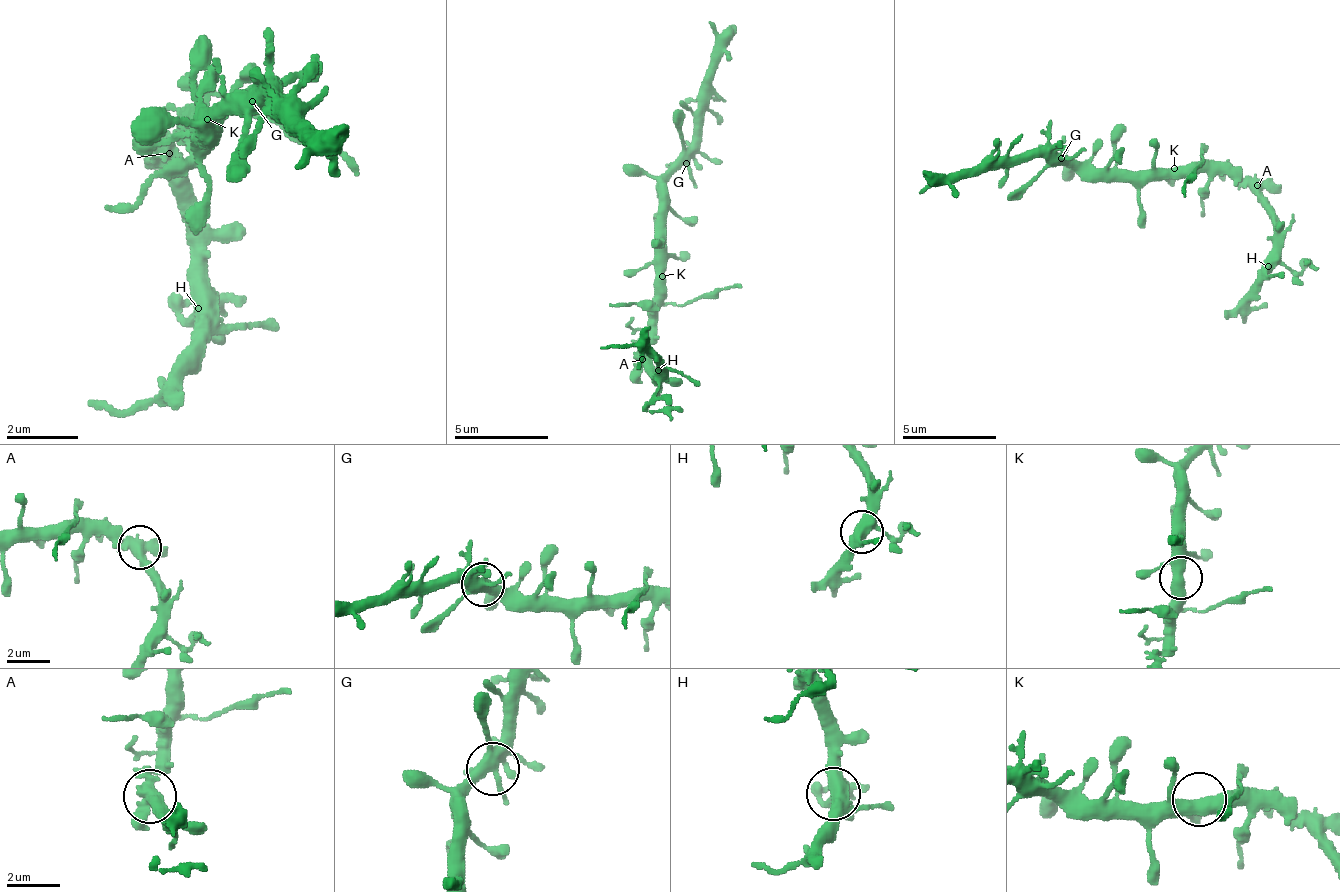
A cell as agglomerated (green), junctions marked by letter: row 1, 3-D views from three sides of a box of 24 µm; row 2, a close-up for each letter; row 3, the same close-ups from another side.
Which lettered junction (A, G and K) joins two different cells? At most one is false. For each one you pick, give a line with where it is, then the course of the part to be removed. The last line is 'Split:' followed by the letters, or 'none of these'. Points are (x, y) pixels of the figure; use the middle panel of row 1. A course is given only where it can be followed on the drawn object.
A: (642, 359) | (643, 361), (658, 375), (658, 365), (634, 346), (601, 346)
Split: A

